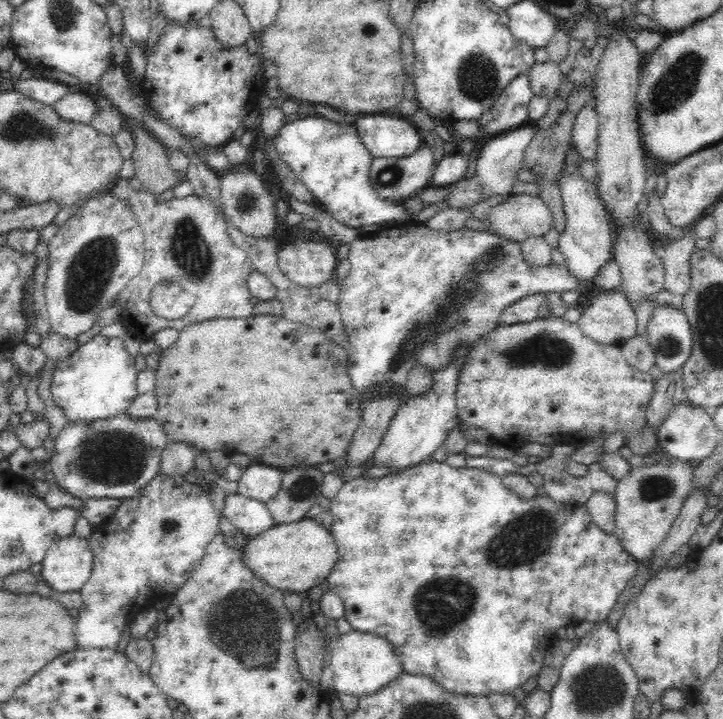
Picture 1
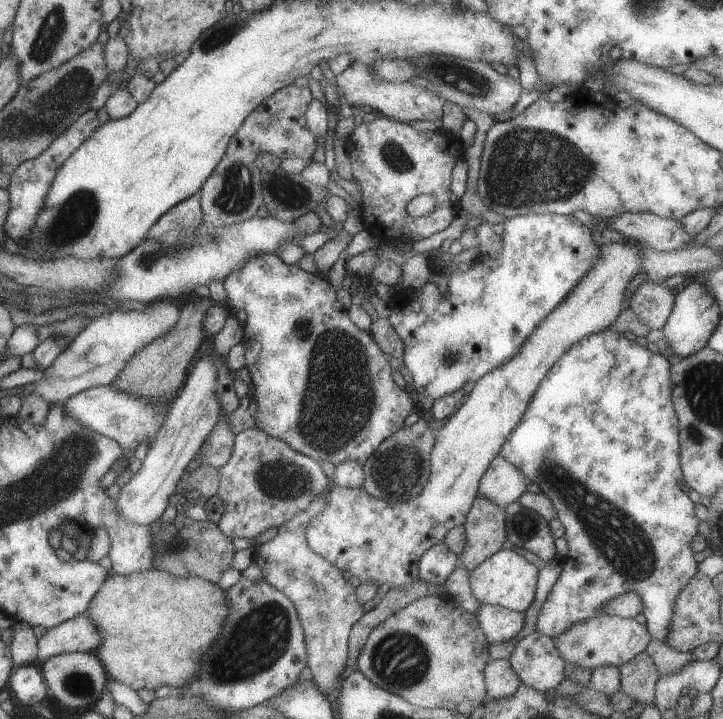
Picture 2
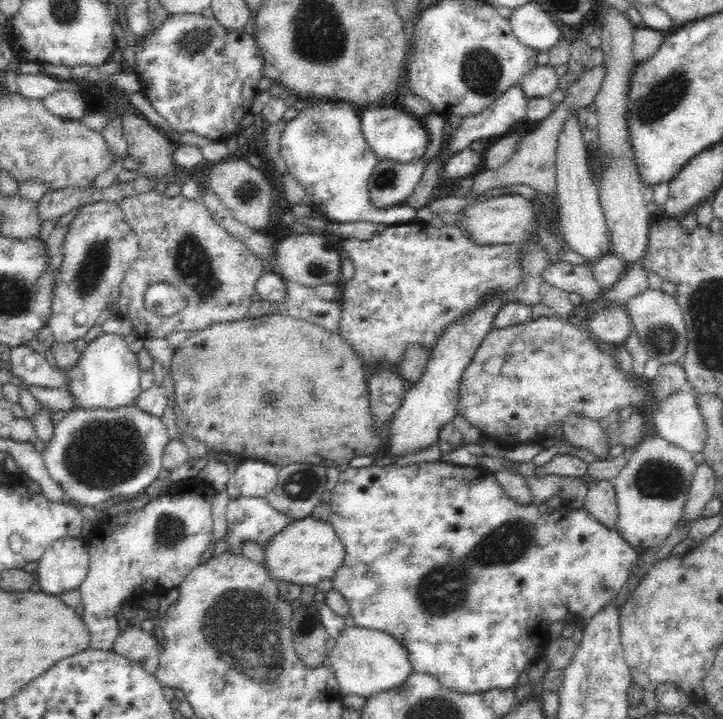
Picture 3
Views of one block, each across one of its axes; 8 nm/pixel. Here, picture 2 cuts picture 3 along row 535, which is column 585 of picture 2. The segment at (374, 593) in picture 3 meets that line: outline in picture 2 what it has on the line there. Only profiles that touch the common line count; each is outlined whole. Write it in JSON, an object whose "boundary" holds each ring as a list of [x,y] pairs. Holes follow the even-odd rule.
{"boundary":[[[610,328],[591,336],[585,336],[572,344],[571,348],[563,356],[559,356],[553,366],[549,367],[549,372],[541,380],[539,388],[533,393],[533,398],[529,399],[529,406],[523,412],[521,420],[499,449],[498,453],[501,458],[505,458],[509,464],[521,472],[527,482],[536,484],[541,489],[541,493],[549,498],[557,513],[557,520],[564,528],[563,538],[567,541],[568,548],[566,562],[563,563],[561,574],[555,580],[555,584],[551,586],[547,600],[543,602],[543,606],[539,610],[535,627],[535,631],[545,636],[559,636],[577,622],[603,615],[603,604],[606,600],[627,592],[635,592],[643,604],[642,615],[646,619],[644,626],[649,631],[650,637],[665,642],[665,636],[669,632],[669,622],[673,616],[673,608],[675,608],[673,606],[675,598],[681,589],[685,588],[685,584],[697,574],[697,563],[693,558],[691,540],[698,533],[697,526],[700,521],[693,514],[693,502],[687,498],[687,494],[683,490],[683,480],[681,480],[681,472],[679,472],[679,460],[677,460],[679,422],[677,422],[671,400],[673,384],[669,380],[670,365],[670,362],[661,354],[651,353],[647,348],[640,346],[635,341],[628,340],[623,334]]]}

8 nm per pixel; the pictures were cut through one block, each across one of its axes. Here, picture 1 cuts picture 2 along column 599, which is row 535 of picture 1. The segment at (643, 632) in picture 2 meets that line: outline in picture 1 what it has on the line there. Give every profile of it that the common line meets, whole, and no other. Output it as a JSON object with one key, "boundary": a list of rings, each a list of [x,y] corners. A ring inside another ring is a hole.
{"boundary":[[[672,458],[673,463],[666,465],[652,465],[651,467],[632,468],[626,478],[618,482],[616,490],[615,531],[613,534],[620,541],[622,548],[637,561],[649,558],[662,541],[666,538],[672,523],[681,511],[685,498],[691,493],[691,478],[693,466],[689,462],[682,462]]]}

